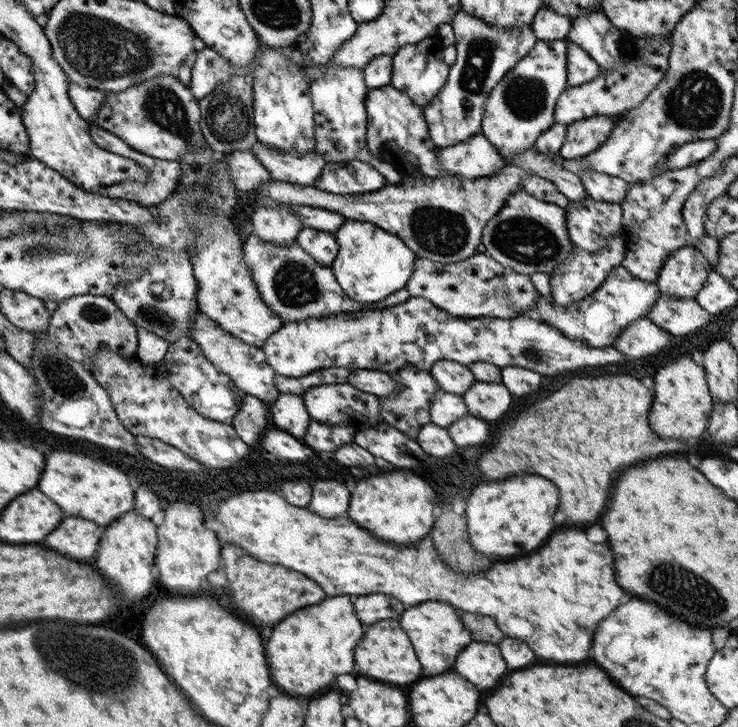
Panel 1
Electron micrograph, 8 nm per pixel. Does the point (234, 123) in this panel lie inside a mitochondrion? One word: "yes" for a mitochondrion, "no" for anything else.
yes

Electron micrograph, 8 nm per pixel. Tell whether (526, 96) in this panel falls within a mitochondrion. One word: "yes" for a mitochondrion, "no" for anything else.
yes

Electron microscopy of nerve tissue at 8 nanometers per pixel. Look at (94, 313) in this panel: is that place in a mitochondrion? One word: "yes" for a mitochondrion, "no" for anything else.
yes

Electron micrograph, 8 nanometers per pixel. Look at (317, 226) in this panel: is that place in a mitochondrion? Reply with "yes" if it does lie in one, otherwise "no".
no

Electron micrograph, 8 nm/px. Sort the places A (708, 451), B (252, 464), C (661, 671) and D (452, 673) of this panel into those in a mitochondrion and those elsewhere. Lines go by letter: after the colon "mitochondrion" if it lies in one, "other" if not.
A: other
B: other
C: other
D: other

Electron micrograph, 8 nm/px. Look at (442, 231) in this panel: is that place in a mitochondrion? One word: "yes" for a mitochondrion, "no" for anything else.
yes

